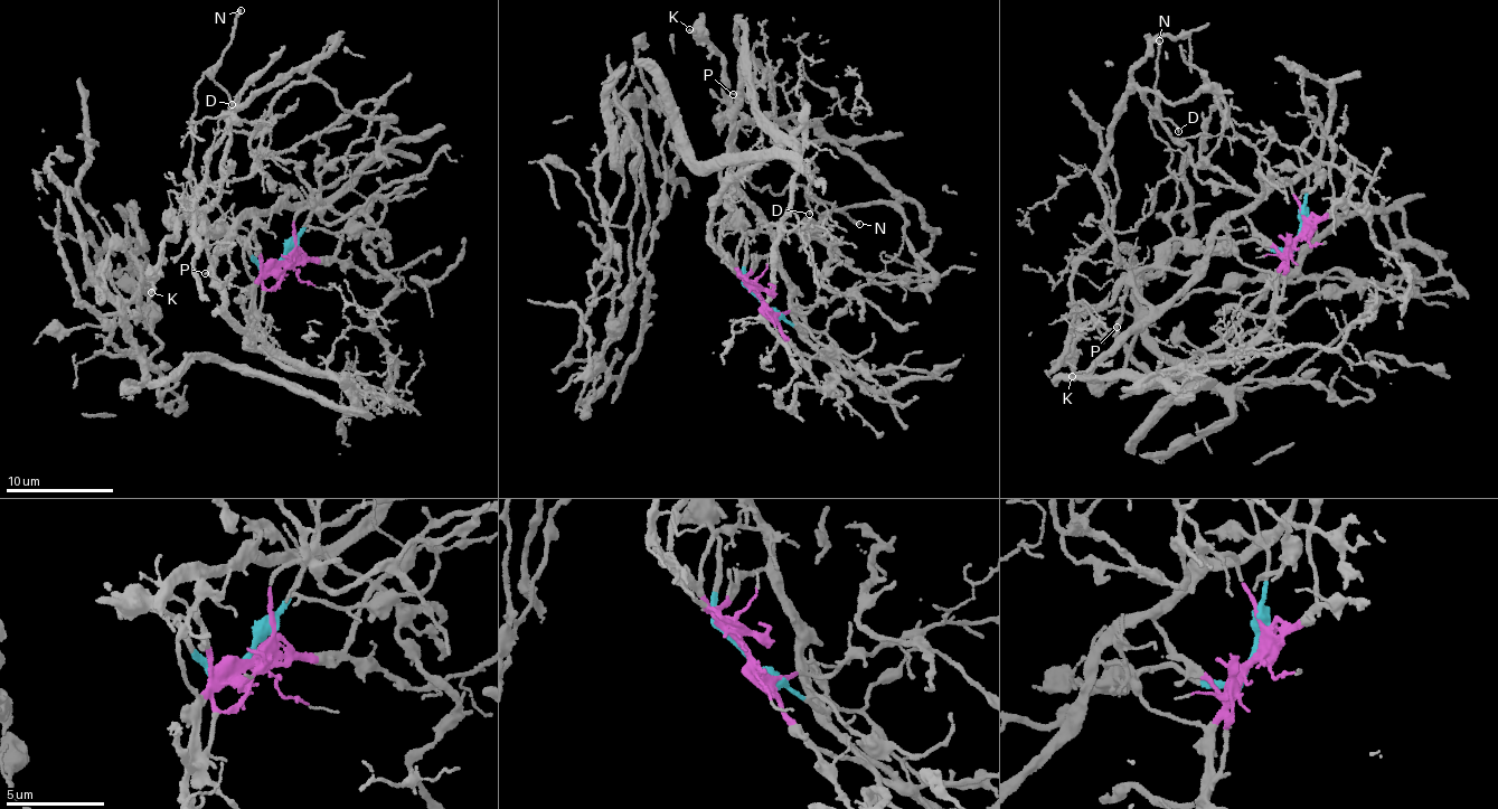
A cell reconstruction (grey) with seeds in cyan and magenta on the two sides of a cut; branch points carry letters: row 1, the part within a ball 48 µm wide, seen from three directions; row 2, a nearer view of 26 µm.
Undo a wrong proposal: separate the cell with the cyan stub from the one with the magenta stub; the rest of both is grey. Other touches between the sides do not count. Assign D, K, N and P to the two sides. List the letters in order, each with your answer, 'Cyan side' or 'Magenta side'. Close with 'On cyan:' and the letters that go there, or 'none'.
D: Cyan side
K: Cyan side
N: Cyan side
P: Magenta side
On cyan: D, K, N

